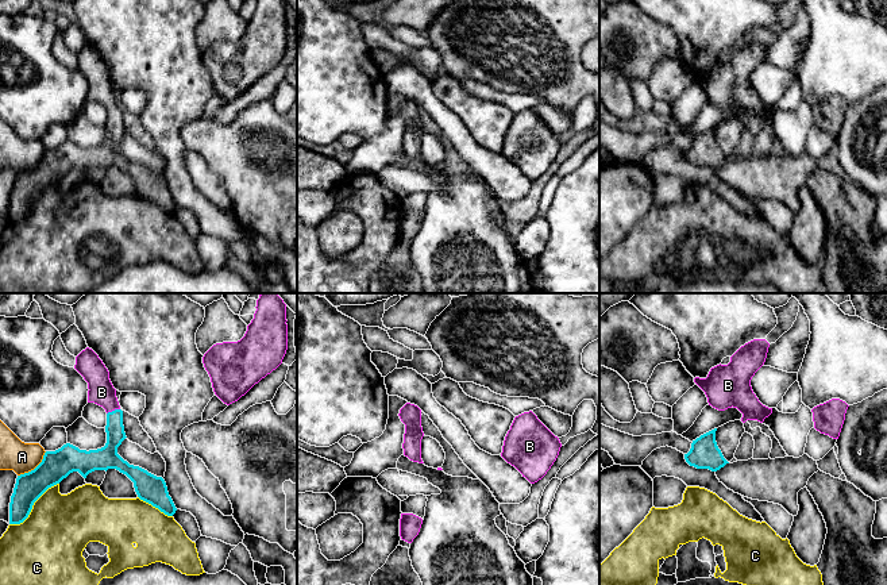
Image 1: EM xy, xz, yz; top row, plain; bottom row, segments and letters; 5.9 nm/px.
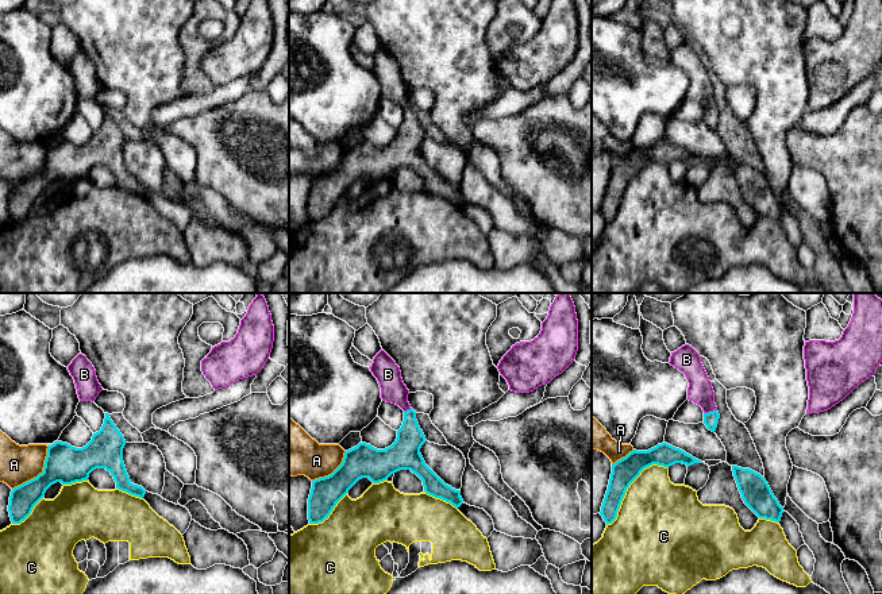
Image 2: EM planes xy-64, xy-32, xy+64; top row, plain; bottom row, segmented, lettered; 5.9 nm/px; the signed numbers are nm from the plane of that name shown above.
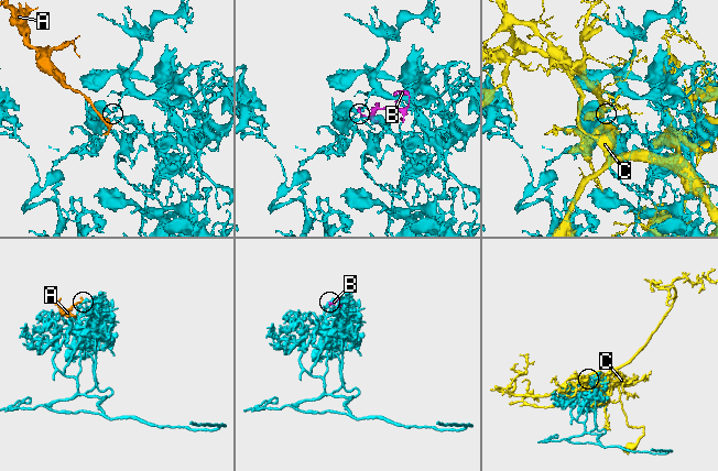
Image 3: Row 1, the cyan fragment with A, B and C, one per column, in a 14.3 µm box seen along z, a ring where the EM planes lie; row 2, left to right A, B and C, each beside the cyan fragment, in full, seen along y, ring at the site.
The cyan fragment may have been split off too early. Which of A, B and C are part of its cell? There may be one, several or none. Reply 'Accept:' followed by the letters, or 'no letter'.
Accept: B

